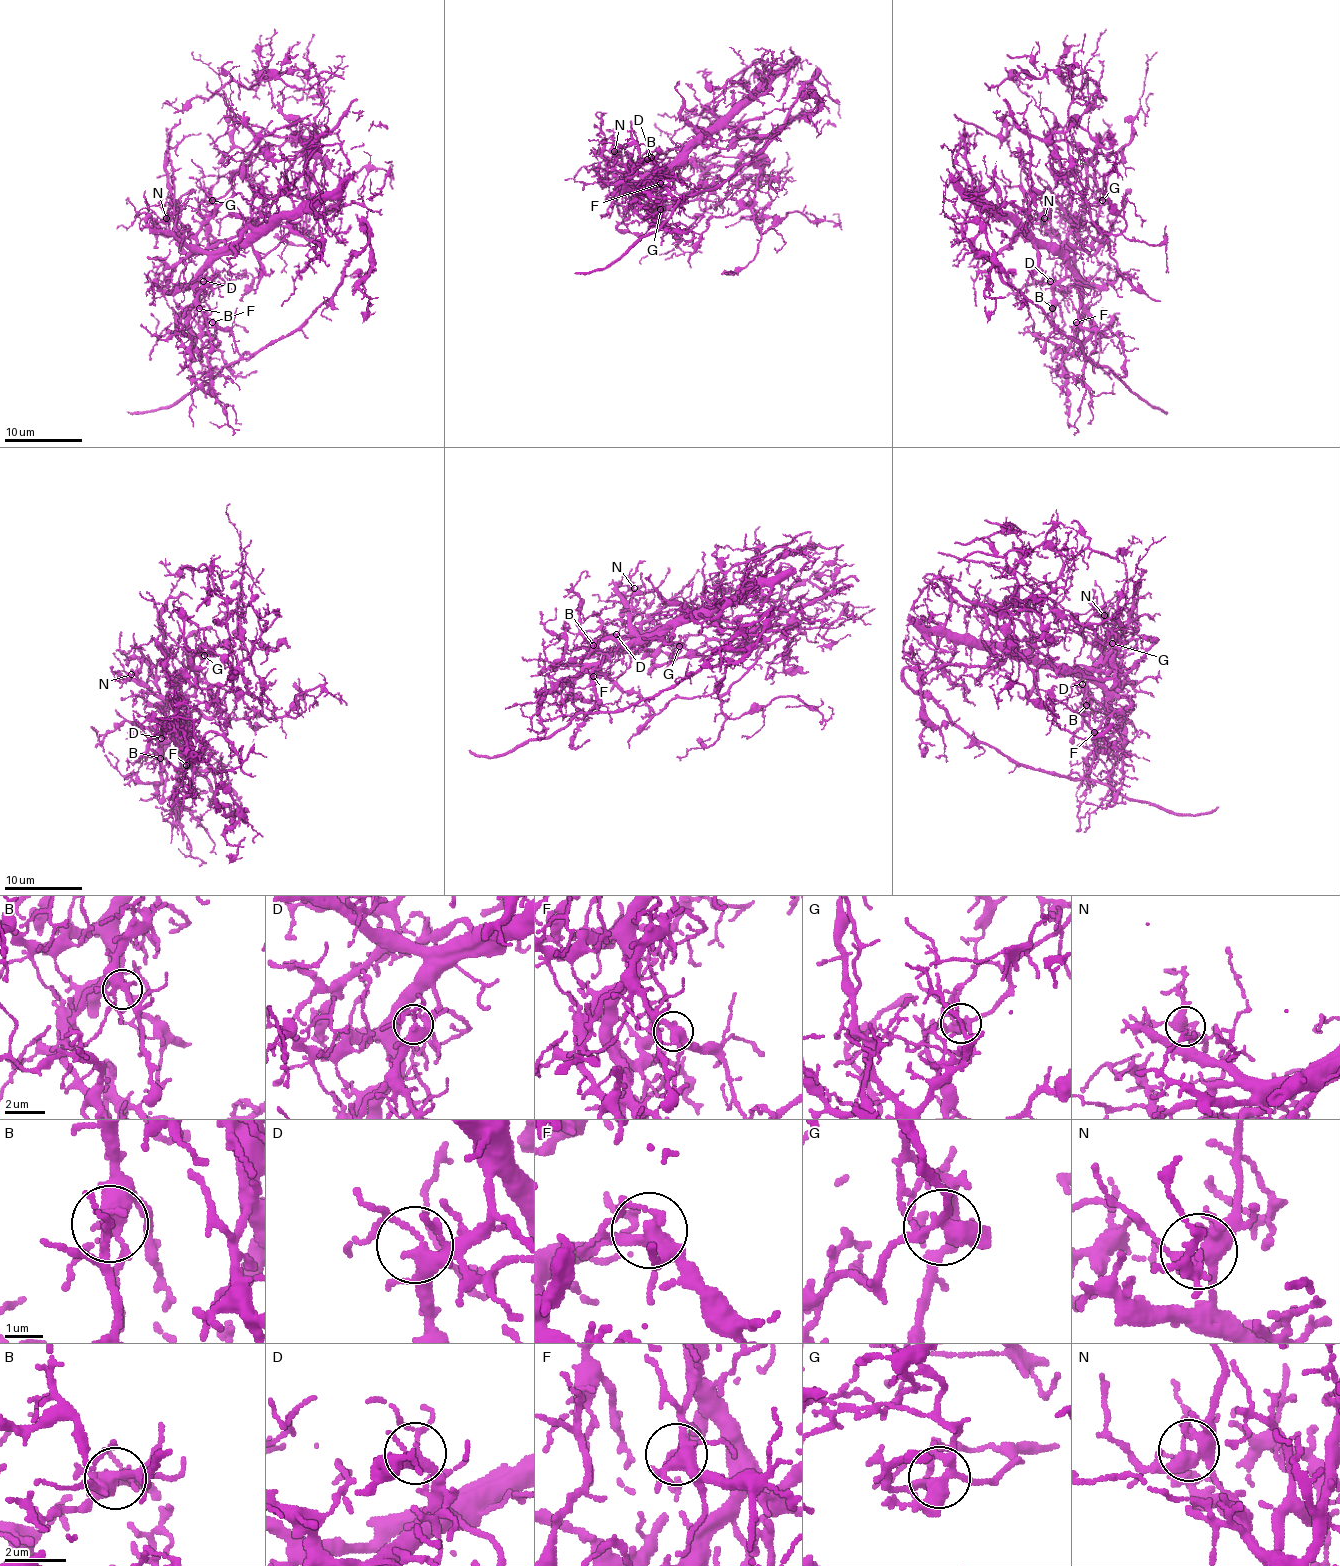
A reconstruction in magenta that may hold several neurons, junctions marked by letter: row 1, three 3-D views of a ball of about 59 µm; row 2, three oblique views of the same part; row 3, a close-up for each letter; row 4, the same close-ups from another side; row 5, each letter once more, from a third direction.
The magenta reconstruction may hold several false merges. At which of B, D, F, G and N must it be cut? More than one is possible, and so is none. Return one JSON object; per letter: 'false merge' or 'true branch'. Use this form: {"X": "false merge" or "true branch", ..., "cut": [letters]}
{"B": "true branch", "D": "true branch", "F": "false merge", "G": "false merge", "N": "true branch", "cut": ["F", "G"]}

